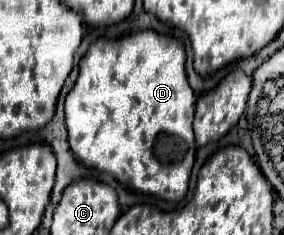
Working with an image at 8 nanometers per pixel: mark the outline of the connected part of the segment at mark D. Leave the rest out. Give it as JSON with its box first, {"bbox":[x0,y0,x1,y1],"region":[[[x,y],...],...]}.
{"bbox":[66,30,196,200],"region":[[[154,30],[132,32],[124,38],[98,38],[80,60],[78,80],[66,100],[68,142],[76,158],[92,168],[110,172],[128,188],[164,200],[182,200],[188,192],[196,142],[192,132],[196,96],[186,80],[184,44]]]}

